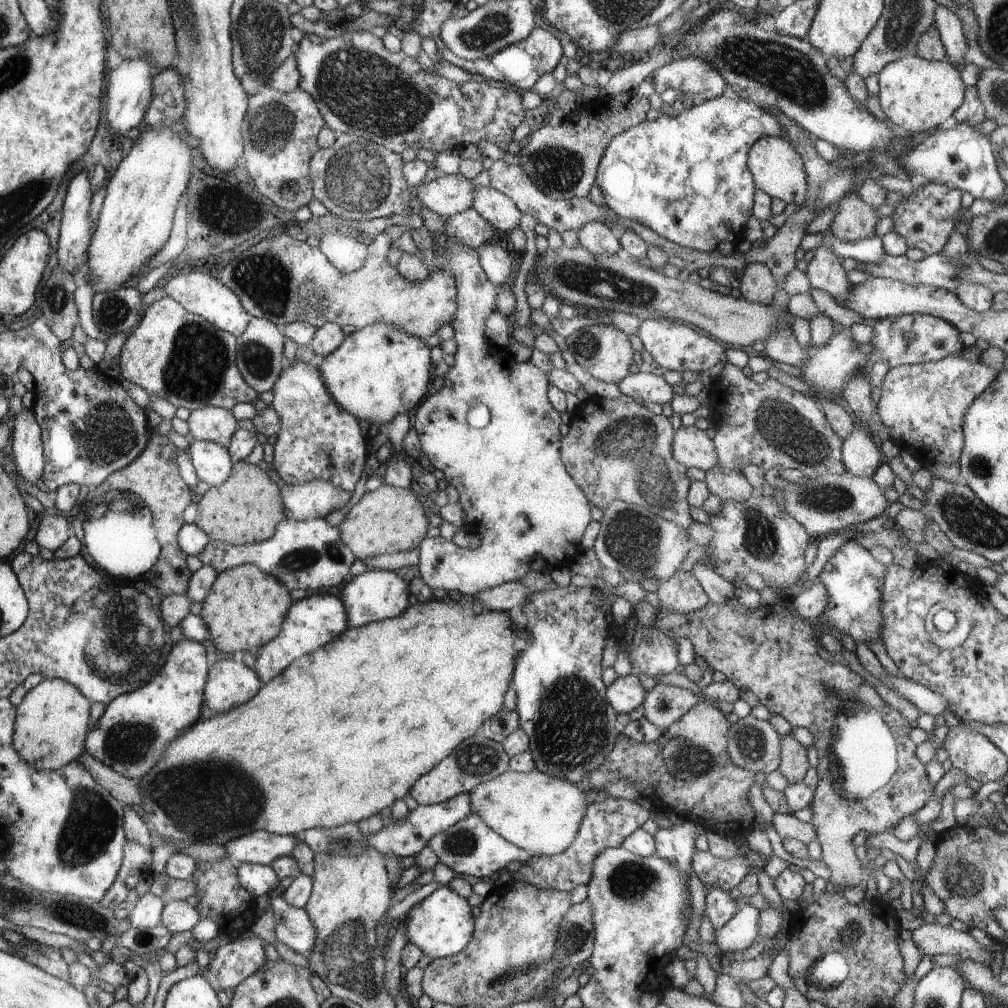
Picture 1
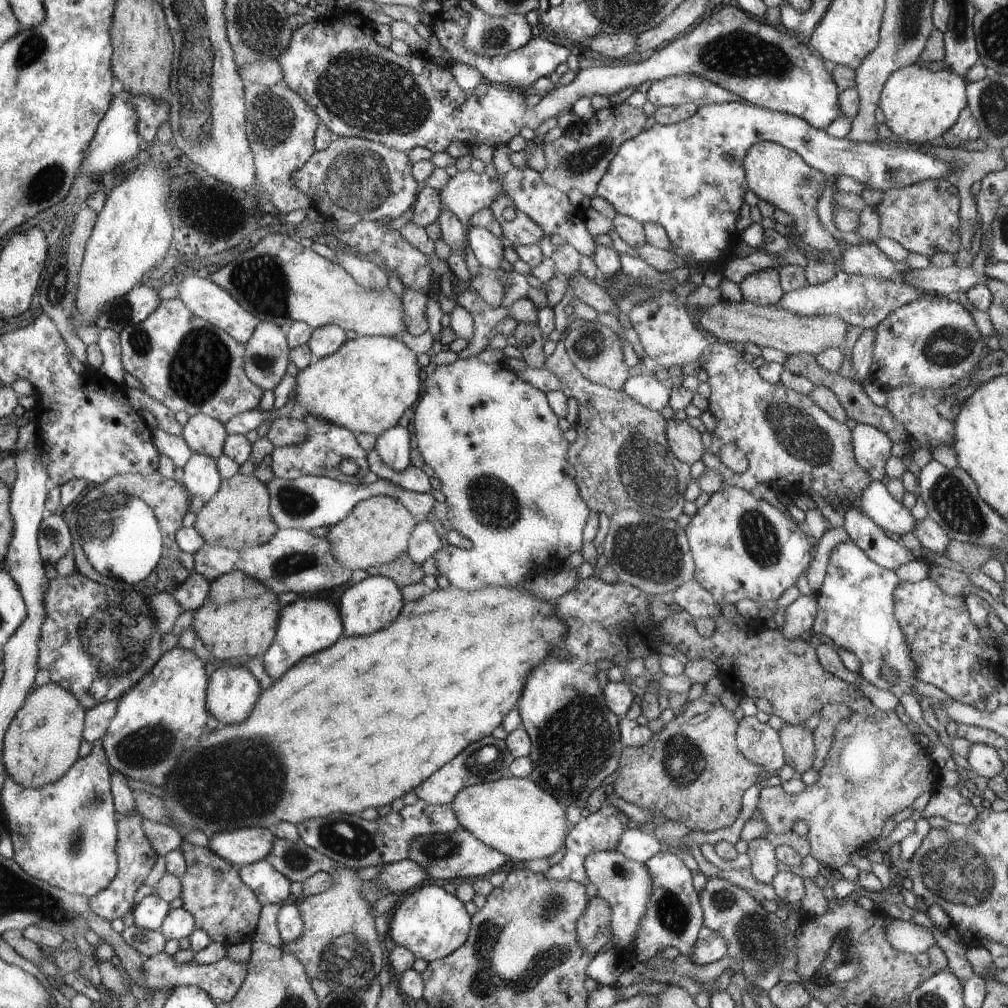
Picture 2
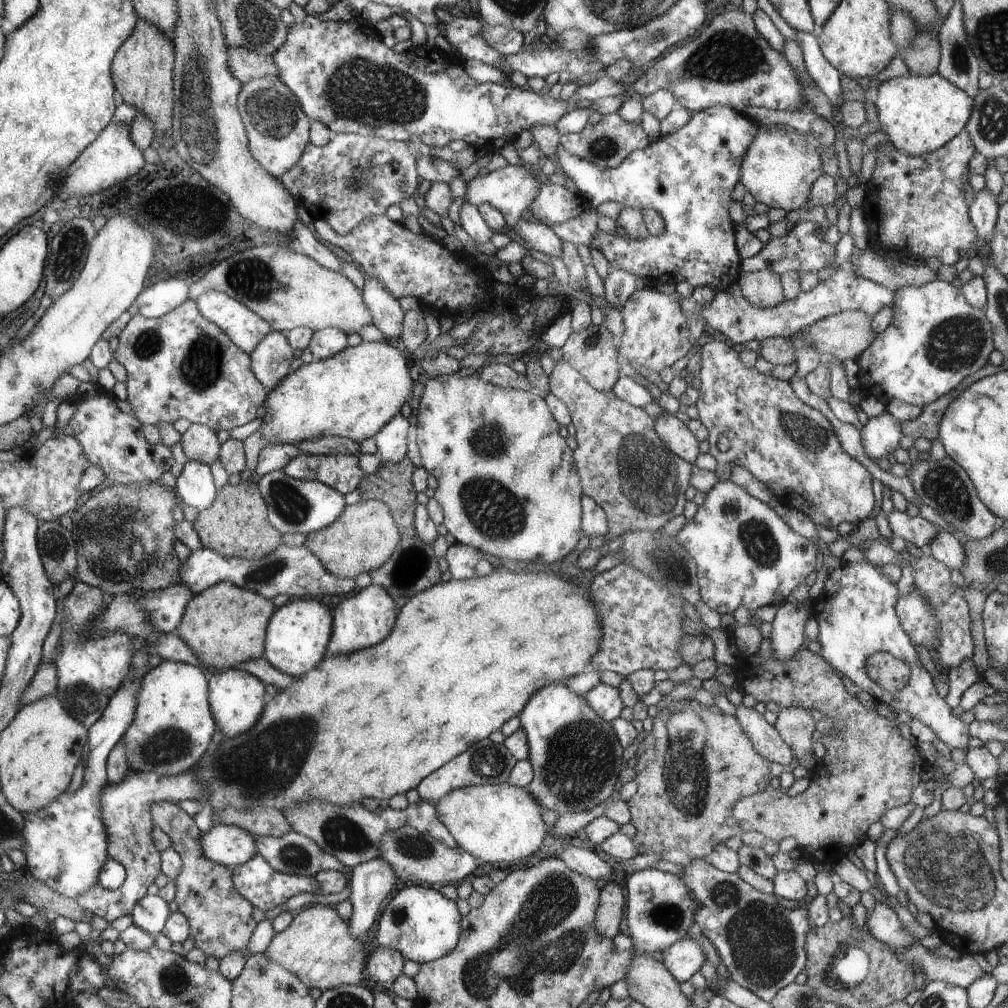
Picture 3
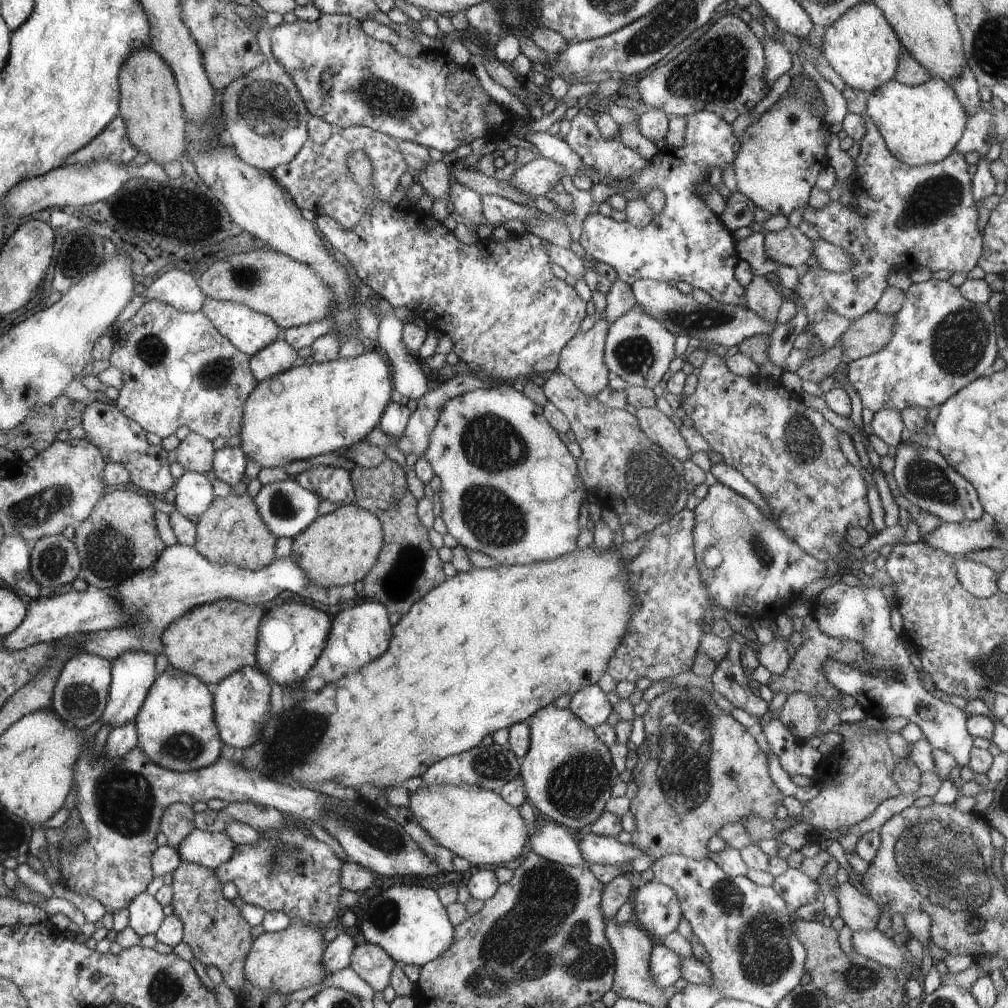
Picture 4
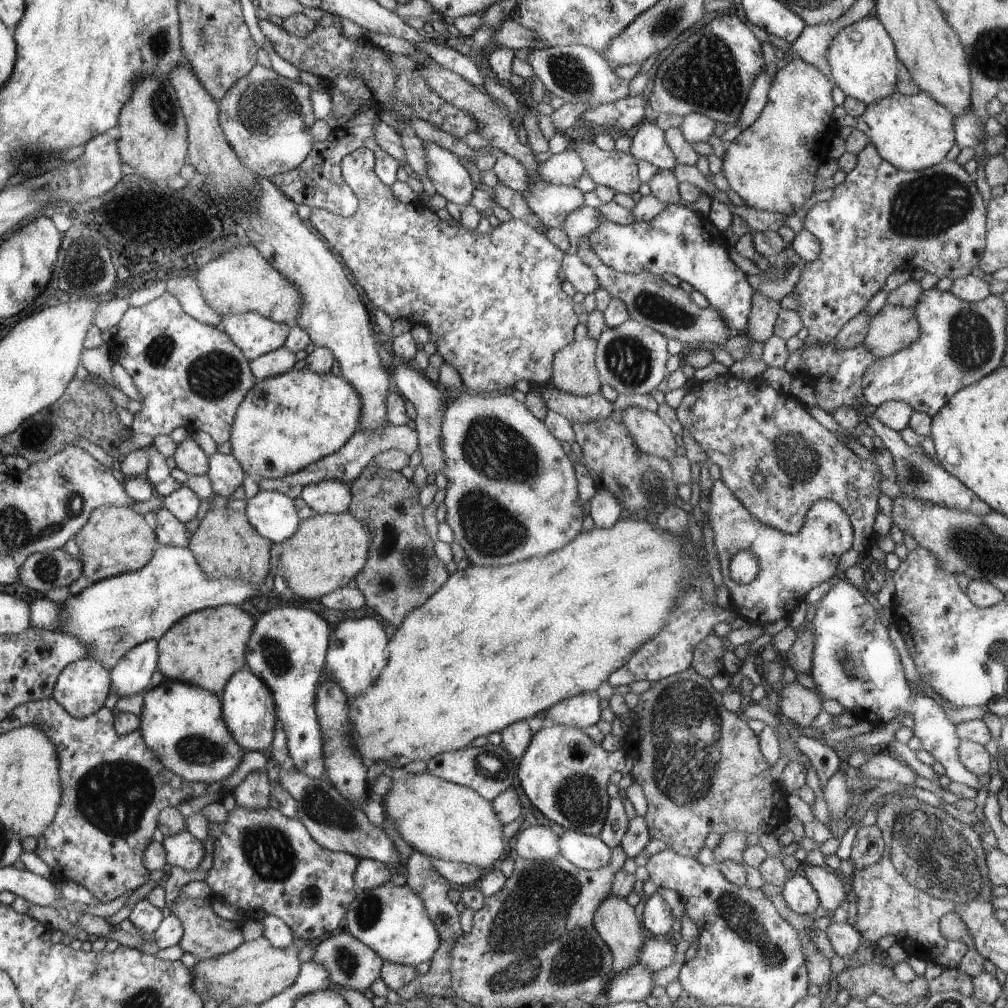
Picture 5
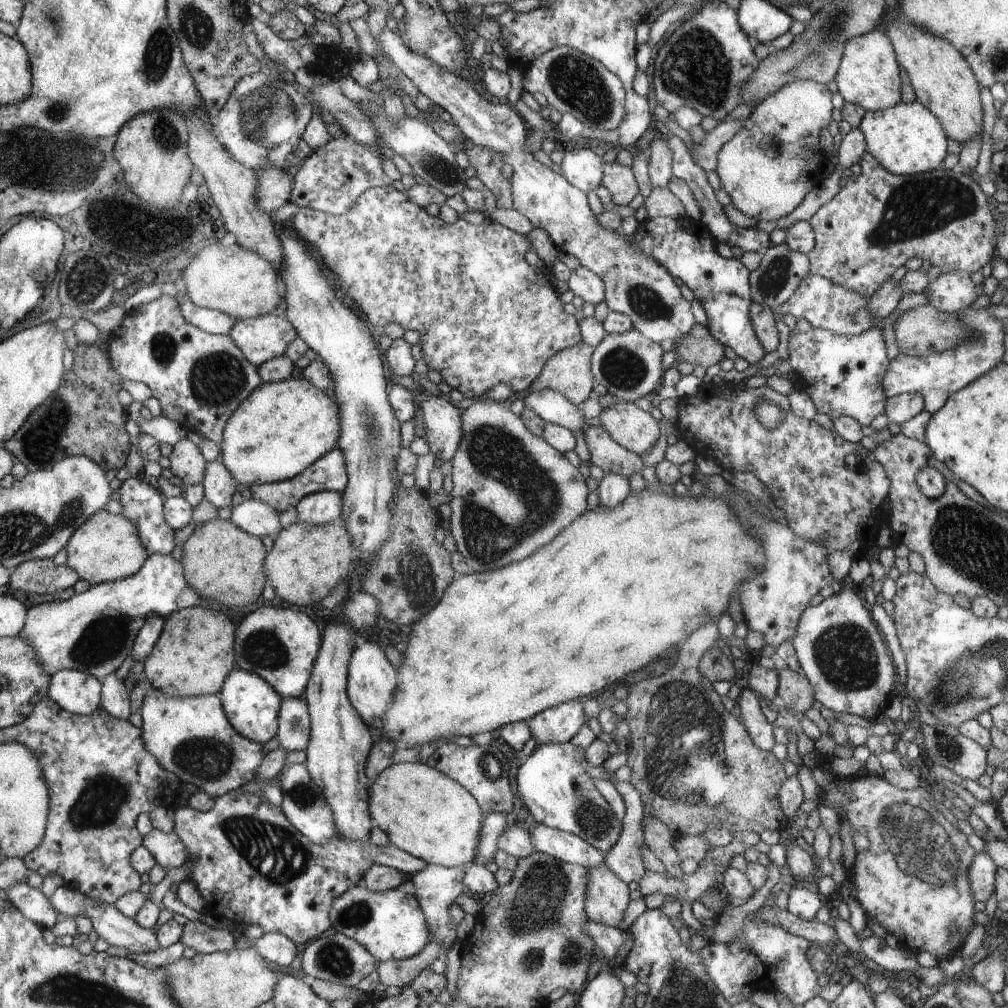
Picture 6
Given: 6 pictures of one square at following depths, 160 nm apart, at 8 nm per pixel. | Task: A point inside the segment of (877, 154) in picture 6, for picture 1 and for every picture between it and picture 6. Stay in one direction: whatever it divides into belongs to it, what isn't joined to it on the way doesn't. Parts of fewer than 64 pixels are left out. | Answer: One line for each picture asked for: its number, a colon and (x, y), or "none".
1: (916, 94)
2: (919, 104)
3: (919, 115)
4: (921, 125)
5: (912, 133)

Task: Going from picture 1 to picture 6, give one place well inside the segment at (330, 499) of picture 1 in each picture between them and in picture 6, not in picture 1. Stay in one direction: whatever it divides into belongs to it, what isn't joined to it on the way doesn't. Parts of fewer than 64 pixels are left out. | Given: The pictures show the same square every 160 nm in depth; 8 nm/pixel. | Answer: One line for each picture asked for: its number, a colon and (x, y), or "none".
2: (308, 502)
3: (294, 505)
4: (286, 508)
5: (273, 515)
6: (256, 518)

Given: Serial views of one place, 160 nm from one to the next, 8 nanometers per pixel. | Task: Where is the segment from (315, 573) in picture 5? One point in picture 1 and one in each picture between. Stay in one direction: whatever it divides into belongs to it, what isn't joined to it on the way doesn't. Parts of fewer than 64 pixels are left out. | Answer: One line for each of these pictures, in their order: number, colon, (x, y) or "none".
1: (388, 520)
2: (378, 530)
3: (363, 537)
4: (339, 548)

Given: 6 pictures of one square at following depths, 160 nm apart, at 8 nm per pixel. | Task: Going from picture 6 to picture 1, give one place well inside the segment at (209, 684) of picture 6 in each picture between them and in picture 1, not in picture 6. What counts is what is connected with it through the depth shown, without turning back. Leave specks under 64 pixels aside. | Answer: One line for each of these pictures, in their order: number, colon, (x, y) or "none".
1: (245, 608)
2: (238, 618)
3: (225, 626)
4: (212, 641)
5: (206, 648)

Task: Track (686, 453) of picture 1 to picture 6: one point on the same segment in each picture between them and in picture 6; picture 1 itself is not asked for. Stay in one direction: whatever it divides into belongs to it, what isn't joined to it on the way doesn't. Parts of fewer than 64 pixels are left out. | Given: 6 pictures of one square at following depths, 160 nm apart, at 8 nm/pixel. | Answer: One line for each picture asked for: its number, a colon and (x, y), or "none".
2: (685, 441)
3: (674, 433)
4: (660, 429)
5: (652, 436)
6: (638, 431)

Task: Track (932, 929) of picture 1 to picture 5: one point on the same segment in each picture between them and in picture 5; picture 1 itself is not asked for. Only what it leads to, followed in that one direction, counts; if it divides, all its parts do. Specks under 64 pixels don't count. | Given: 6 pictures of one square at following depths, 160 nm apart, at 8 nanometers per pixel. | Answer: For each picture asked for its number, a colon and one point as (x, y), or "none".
2: (907, 937)
3: (884, 925)
4: (858, 911)
5: (830, 890)

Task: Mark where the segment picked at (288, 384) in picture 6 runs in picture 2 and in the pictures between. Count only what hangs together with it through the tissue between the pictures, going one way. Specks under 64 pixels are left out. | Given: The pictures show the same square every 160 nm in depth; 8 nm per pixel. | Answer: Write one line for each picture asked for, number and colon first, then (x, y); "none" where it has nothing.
2: (369, 382)
3: (353, 394)
4: (314, 409)
5: (287, 422)

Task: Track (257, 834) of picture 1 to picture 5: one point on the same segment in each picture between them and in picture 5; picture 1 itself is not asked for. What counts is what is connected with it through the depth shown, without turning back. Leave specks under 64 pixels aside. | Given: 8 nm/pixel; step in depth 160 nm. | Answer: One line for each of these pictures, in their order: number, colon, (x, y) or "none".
2: (240, 847)
3: (227, 845)
4: (210, 850)
5: (183, 849)

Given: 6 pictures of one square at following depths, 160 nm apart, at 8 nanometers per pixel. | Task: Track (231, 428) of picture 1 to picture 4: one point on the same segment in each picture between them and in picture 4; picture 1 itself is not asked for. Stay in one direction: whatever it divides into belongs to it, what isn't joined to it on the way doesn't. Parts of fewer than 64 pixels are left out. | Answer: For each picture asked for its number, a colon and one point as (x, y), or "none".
2: (204, 435)
3: (199, 442)
4: (194, 453)

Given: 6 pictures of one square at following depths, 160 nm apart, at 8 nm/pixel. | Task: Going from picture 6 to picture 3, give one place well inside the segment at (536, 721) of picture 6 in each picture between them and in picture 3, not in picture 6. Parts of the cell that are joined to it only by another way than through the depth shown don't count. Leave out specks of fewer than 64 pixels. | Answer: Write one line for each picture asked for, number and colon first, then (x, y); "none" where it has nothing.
3: (604, 700)
4: (590, 704)
5: (583, 710)

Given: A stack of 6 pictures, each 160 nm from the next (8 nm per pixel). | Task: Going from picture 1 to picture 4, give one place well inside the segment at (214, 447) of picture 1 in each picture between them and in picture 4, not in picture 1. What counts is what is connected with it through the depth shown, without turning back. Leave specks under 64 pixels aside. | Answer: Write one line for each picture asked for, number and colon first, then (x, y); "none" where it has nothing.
2: (201, 478)
3: (195, 486)
4: (194, 492)

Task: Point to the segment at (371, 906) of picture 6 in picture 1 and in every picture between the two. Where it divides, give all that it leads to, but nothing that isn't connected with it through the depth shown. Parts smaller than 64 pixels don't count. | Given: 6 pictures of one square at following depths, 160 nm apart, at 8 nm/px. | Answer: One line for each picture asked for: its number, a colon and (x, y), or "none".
1: (441, 925)
2: (431, 923)
3: (421, 923)
4: (409, 922)
5: (392, 920)

